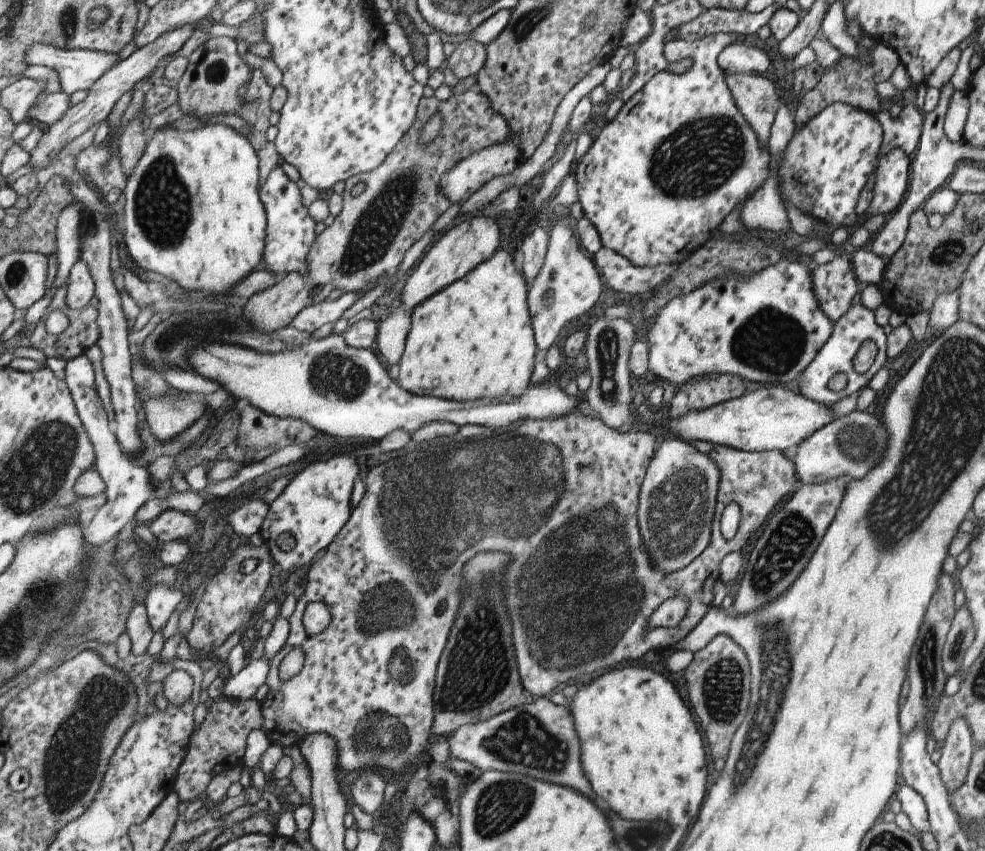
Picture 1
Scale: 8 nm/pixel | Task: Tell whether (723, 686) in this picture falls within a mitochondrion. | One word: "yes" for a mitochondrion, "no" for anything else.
yes

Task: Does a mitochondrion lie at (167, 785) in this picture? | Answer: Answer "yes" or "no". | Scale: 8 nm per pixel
no

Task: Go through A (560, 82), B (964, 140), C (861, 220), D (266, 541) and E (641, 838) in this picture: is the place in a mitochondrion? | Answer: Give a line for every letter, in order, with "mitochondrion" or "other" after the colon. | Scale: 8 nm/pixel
A: other
B: other
C: other
D: other
E: mitochondrion

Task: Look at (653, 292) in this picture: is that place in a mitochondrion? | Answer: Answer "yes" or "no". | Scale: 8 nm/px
no

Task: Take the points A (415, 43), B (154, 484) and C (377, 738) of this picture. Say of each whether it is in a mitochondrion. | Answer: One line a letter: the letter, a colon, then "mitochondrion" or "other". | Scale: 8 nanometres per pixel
A: other
B: other
C: mitochondrion

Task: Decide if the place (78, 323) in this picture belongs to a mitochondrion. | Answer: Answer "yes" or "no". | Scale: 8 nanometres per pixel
no

